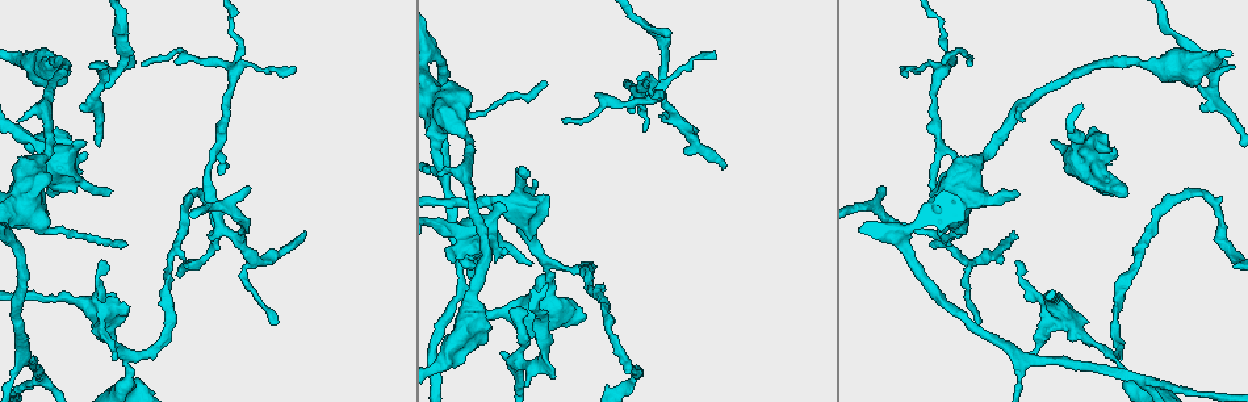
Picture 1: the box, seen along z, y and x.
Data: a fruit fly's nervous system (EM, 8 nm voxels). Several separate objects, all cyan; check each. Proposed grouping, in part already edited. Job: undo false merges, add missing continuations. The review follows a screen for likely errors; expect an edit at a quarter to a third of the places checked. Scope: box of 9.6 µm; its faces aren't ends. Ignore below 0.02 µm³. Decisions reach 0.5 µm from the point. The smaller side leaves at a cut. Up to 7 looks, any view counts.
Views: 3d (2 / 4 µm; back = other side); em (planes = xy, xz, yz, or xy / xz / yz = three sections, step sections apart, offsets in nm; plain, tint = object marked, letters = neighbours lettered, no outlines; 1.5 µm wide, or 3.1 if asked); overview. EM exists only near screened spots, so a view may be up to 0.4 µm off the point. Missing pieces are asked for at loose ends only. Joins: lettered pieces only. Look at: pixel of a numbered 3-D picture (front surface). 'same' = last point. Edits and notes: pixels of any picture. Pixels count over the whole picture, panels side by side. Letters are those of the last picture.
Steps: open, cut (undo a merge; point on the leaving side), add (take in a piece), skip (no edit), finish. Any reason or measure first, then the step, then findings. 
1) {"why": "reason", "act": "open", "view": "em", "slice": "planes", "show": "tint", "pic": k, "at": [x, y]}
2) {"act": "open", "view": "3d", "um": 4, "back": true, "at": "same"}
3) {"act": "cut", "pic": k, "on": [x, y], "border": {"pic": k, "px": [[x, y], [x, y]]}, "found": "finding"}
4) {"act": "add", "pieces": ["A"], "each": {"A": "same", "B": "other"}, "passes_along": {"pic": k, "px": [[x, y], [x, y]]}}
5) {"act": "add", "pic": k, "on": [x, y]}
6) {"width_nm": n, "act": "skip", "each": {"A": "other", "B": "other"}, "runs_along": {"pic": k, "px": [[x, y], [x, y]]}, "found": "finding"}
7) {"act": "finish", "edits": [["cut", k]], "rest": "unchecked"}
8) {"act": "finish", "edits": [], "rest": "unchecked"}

{"why": "branch stops here", "act": "open", "view": "em", "slice": "planes", "show": "letters", "pic": 1, "at": [519, 308]}

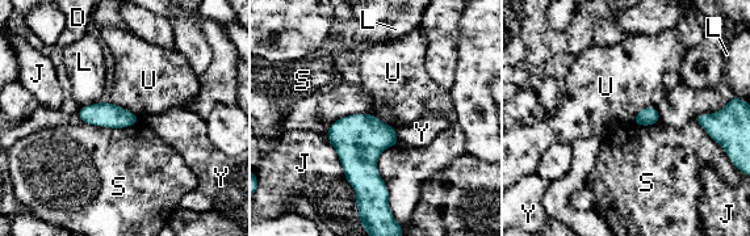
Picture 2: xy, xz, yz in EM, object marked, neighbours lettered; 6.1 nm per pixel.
{"act": "skip", "each": {"D": "other", "J": "other", "L": "other", "S": "other", "U": "other", "Y": "other"}, "border": {"pic": 2, "px": [[109, 101], [134, 113], [141, 121]]}, "found": "none of them fits"}

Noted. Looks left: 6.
{"why": "branch stops here", "act": "open", "view": "em", "slice": "xz", "step": 4, "show": "tint", "pic": 1, "at": [109, 194]}

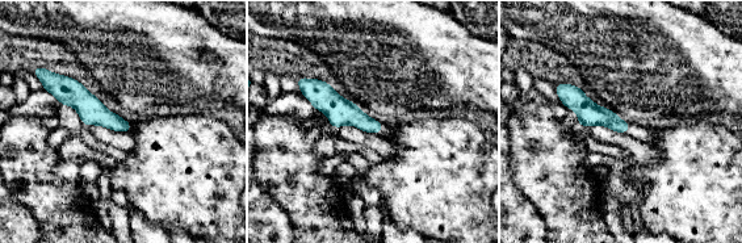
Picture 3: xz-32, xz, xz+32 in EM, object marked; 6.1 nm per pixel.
{"act": "open", "view": "em", "slice": "planes", "show": "letters", "at": "same"}

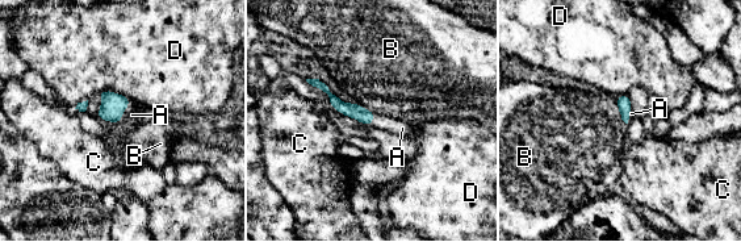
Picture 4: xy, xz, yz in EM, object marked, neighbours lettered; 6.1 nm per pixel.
{"act": "add", "pieces": ["A"], "each": {"A": "same", "B": "other", "C": "other", "D": "other"}, "passes_along": {"pic": 4, "px": [[113, 104], [122, 111], [132, 115]]}, "found": "it goes on there"}

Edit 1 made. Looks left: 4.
{"why": "thin end", "act": "open", "view": "3d", "um": 4, "pic": 1, "at": [642, 130]}

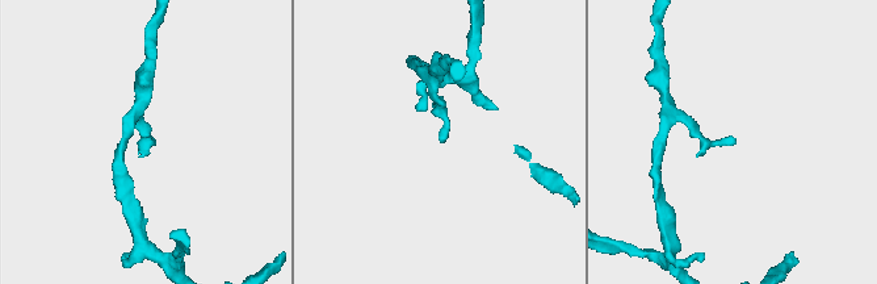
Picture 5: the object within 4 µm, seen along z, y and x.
{"why": "now the EM", "act": "open", "view": "em", "slice": "planes", "show": "tint", "pic": 5, "at": [732, 135]}

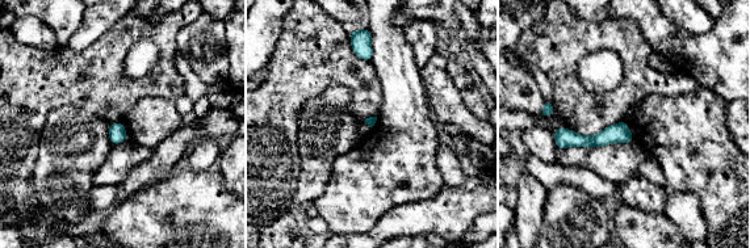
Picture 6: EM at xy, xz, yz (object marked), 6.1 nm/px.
{"why": "see the neighbours", "act": "open", "view": "em", "slice": "planes", "show": "letters", "at": "same"}

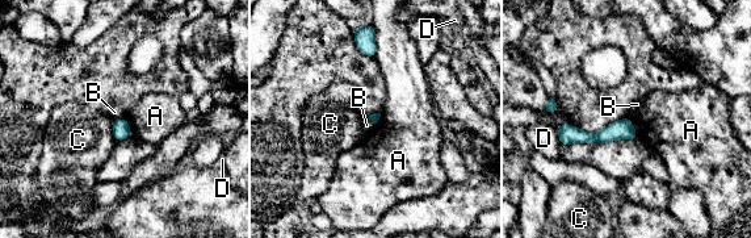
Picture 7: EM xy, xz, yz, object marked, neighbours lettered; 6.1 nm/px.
{"act": "skip", "each": {"A": "other", "B": "other", "C": "other", "D": "other"}, "found": "none of them fits"}

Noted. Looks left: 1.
{"act": "finish", "edits": [["add", 4]], "rest": "unchecked"}

